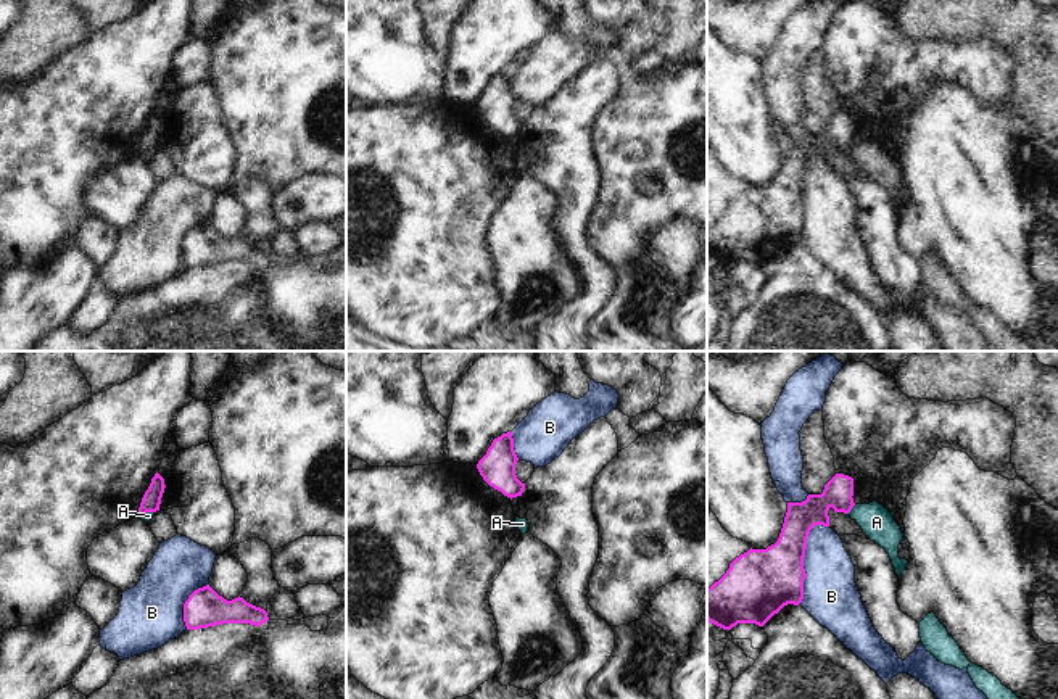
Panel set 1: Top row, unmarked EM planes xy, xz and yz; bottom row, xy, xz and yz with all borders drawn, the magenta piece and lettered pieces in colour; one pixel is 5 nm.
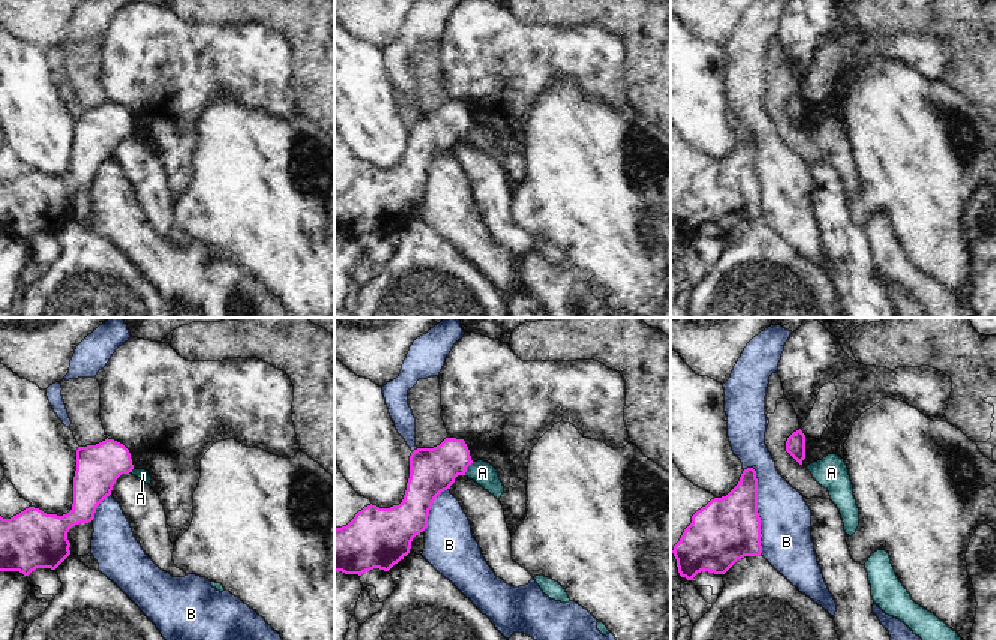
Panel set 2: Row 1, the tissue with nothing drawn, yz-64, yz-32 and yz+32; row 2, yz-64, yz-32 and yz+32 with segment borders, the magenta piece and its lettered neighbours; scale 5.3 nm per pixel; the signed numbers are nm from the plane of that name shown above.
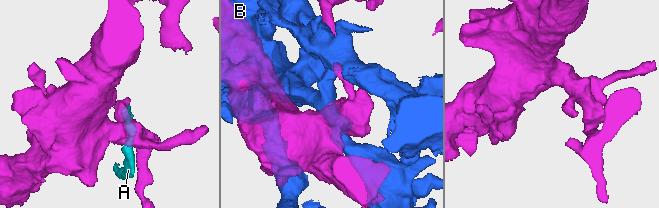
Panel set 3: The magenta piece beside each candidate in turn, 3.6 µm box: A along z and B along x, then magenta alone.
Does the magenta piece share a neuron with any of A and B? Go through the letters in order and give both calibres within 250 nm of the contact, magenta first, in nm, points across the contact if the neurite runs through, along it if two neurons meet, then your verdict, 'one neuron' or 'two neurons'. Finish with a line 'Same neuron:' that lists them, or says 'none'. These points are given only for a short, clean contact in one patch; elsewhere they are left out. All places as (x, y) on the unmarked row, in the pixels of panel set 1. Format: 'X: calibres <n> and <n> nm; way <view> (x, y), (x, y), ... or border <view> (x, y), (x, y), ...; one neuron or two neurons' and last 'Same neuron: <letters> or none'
A: calibres 150 and 160 nm; border yz (855, 144), (847, 152); two neurons
B: calibres 320 and 280 nm; two neurons
Same neuron: none

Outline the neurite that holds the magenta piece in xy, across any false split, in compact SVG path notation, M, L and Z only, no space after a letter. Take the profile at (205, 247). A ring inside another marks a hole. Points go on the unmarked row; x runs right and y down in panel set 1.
M209 224L195 229L184 243L187 269L200 269L222 263L250 263L259 266L269 259L267 251L246 242L219 235Z

